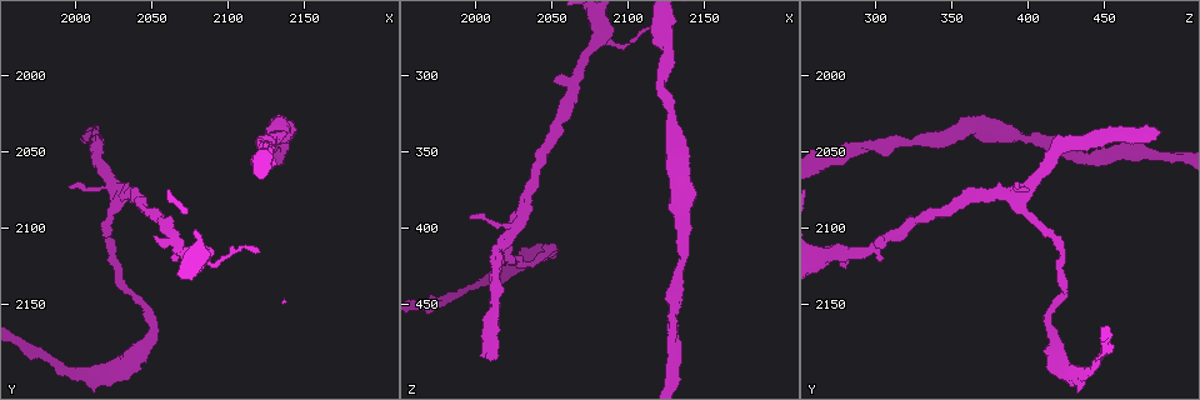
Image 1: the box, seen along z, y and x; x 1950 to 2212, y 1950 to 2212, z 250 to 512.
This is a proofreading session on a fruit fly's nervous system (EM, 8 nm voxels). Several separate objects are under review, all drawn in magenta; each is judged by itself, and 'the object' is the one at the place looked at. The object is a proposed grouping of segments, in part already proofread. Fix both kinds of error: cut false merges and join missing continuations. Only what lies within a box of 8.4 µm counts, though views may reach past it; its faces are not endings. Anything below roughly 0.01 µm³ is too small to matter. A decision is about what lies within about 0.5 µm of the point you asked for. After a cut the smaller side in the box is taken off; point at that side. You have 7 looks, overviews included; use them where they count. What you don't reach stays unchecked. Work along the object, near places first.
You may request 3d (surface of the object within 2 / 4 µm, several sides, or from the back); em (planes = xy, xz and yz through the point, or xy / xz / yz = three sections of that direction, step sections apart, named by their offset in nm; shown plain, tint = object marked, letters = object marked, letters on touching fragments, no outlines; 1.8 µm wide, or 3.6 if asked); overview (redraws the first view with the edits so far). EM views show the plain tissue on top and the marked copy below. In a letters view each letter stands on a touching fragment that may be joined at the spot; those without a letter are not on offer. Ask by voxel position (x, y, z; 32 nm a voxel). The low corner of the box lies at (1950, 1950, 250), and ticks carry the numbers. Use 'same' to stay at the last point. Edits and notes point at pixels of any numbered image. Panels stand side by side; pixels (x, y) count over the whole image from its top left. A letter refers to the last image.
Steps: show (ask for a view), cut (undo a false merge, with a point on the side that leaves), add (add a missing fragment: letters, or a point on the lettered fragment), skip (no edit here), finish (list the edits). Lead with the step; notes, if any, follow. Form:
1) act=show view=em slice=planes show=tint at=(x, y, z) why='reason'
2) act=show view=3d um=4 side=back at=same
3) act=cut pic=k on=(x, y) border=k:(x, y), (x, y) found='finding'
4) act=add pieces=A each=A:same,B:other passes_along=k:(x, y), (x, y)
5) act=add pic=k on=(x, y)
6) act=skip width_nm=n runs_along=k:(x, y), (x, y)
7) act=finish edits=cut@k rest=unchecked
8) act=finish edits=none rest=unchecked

act=show view=em slice=yz step=16 show=tint at=(2030, 2078, 386) why='three-way junction'

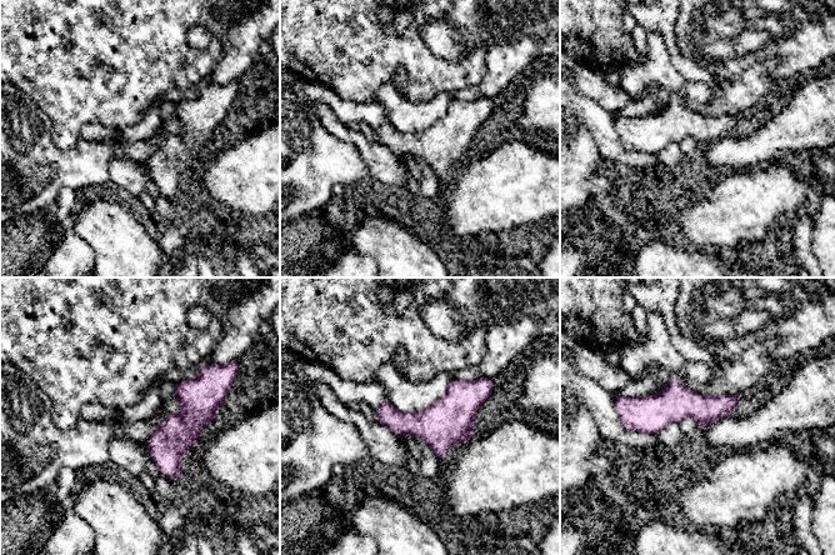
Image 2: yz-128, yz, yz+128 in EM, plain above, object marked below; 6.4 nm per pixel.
act=show view=em slice=xy step=8 show=letters at=same why='cut it another way'

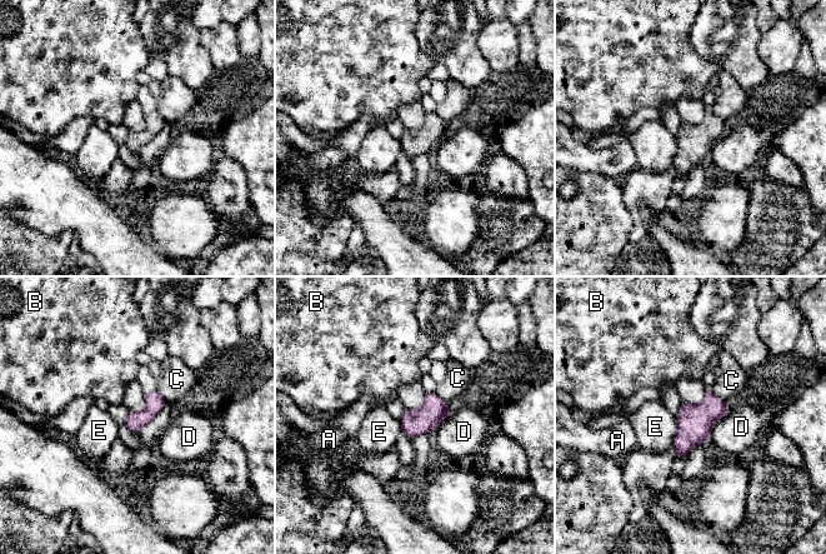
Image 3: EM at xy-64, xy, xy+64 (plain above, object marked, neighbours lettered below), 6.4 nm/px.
act=skip each=A:other,B:other,C:other,D:other,E:other border=3:(676, 417), (676, 433), (671, 447) found='all the same neuron'

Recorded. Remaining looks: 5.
act=show view=3d um=2 at=(2006, 2038, 486) why='an open end'

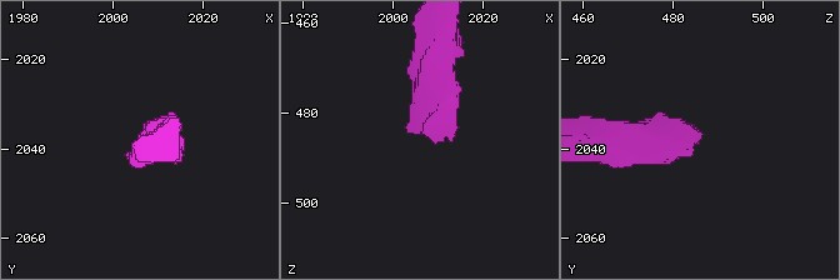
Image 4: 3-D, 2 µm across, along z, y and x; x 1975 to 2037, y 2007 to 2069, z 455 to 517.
act=show view=em um=3.6 slice=planes show=letters at=(2006, 2038, 485)

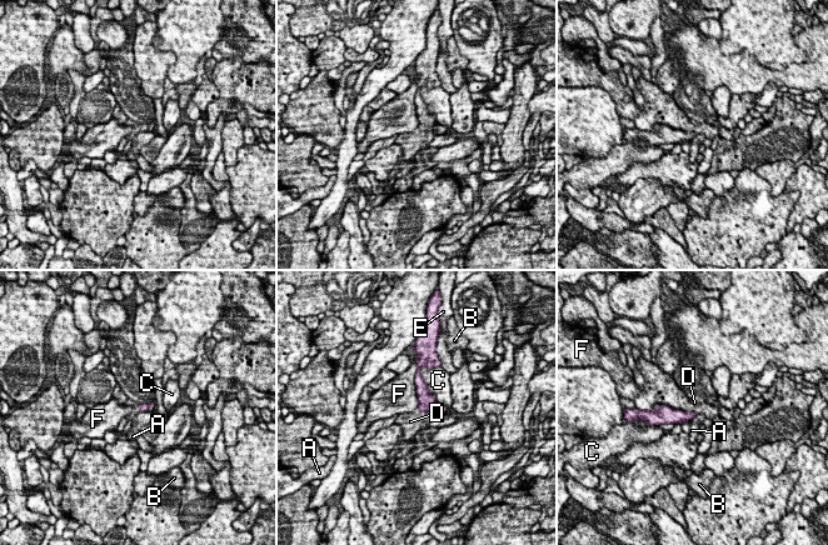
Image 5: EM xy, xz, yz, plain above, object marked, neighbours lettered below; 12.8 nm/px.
act=add pieces=D each=A:other,B:other,C:other,D:same,E:other,F:other passes_along=5:(141, 408), (139, 409), (129, 403) found='the neuron continues'

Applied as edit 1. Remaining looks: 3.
act=show view=3d um=2 side=back at=(2050, 2168, 416)

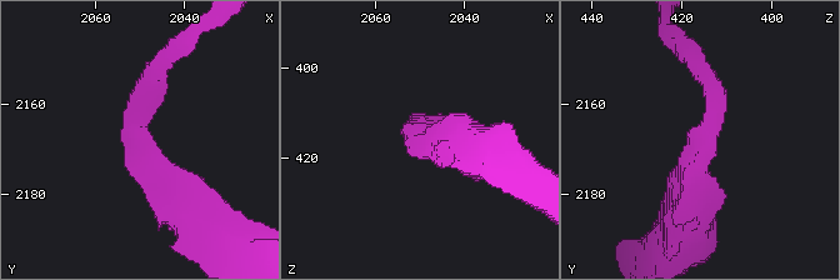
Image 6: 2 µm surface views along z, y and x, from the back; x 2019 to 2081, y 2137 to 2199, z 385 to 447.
act=show view=em slice=yz step=8 show=tint at=(2049, 2169, 416) why='need the tissue'

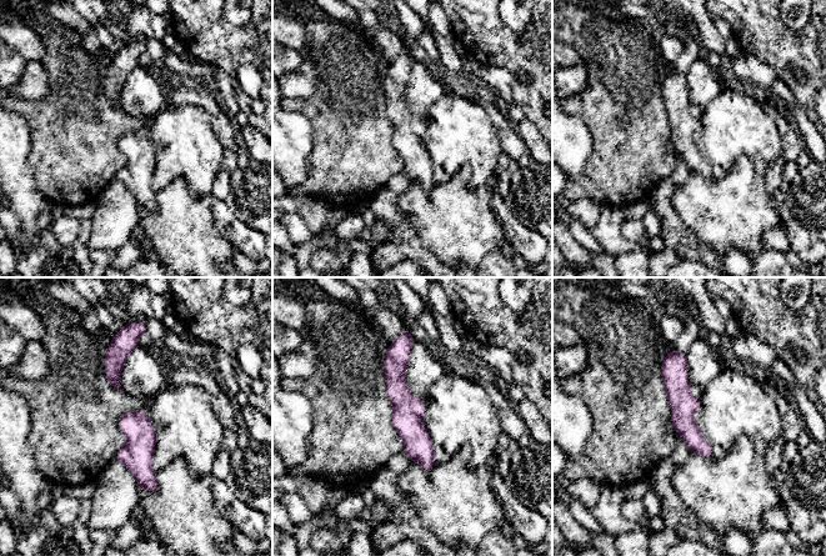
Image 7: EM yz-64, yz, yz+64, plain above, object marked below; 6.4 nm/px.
act=show view=em slice=planes show=letters at=same why='cut it another way'

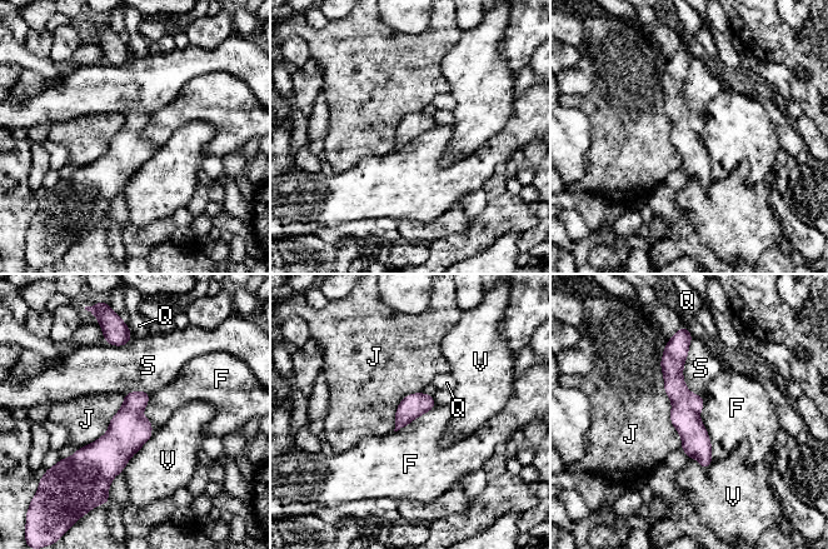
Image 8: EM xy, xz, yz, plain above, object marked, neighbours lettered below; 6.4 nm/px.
act=skip each=F:other,J:other,Q:other,S:other,V:other border=8:(702, 397), (699, 419), (712, 459) found='all the same neuron'

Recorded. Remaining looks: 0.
act=finish edits=add@5 rest=unchecked

